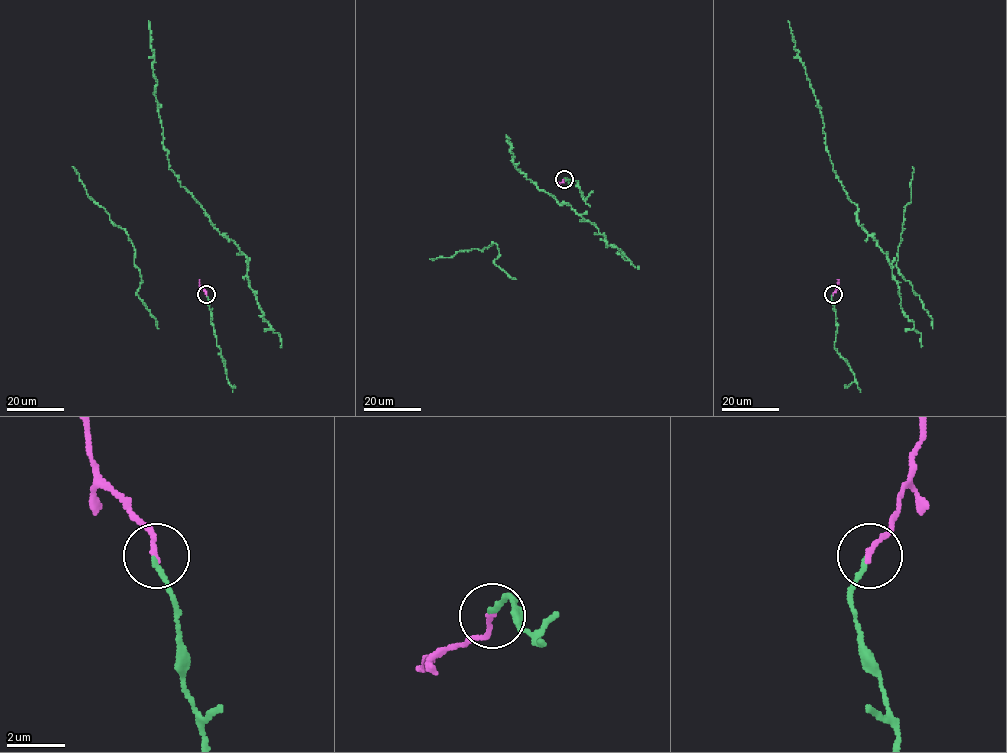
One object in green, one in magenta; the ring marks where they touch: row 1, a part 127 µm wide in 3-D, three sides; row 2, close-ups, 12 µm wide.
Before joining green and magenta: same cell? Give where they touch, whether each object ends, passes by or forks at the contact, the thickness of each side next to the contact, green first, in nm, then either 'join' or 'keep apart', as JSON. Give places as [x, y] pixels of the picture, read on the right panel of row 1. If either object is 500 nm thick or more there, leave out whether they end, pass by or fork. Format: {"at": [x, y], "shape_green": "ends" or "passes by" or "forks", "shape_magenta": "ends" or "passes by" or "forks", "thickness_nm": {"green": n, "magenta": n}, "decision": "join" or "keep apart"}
{"at": [833, 294], "shape_green": "ends", "shape_magenta": "ends", "thickness_nm": {"green": 140, "magenta": 190}, "decision": "join"}

